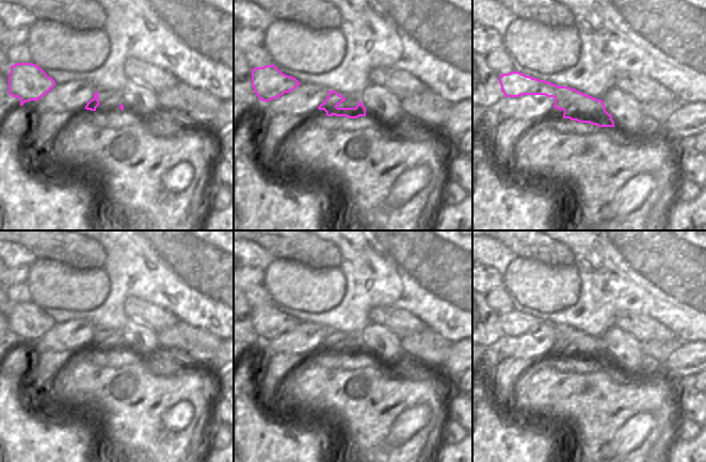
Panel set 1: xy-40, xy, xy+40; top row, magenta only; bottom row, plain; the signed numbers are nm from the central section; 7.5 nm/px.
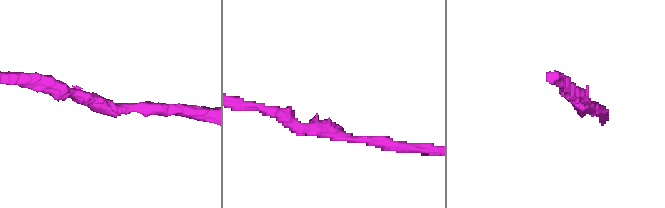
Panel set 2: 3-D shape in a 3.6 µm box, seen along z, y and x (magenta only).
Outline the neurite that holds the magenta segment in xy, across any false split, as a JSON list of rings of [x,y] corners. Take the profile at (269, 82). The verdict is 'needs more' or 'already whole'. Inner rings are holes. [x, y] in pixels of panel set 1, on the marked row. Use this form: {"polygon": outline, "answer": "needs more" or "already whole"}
{"polygon": [[[274,64],[252,69],[252,85],[261,101],[276,99],[300,84],[295,78],[283,74]]], "answer": "already whole"}

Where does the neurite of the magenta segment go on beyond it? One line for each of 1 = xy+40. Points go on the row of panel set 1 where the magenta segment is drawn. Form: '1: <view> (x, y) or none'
1: none

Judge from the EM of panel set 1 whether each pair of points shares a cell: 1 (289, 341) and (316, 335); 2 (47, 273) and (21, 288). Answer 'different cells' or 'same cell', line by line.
1: same cell
2: different cells

